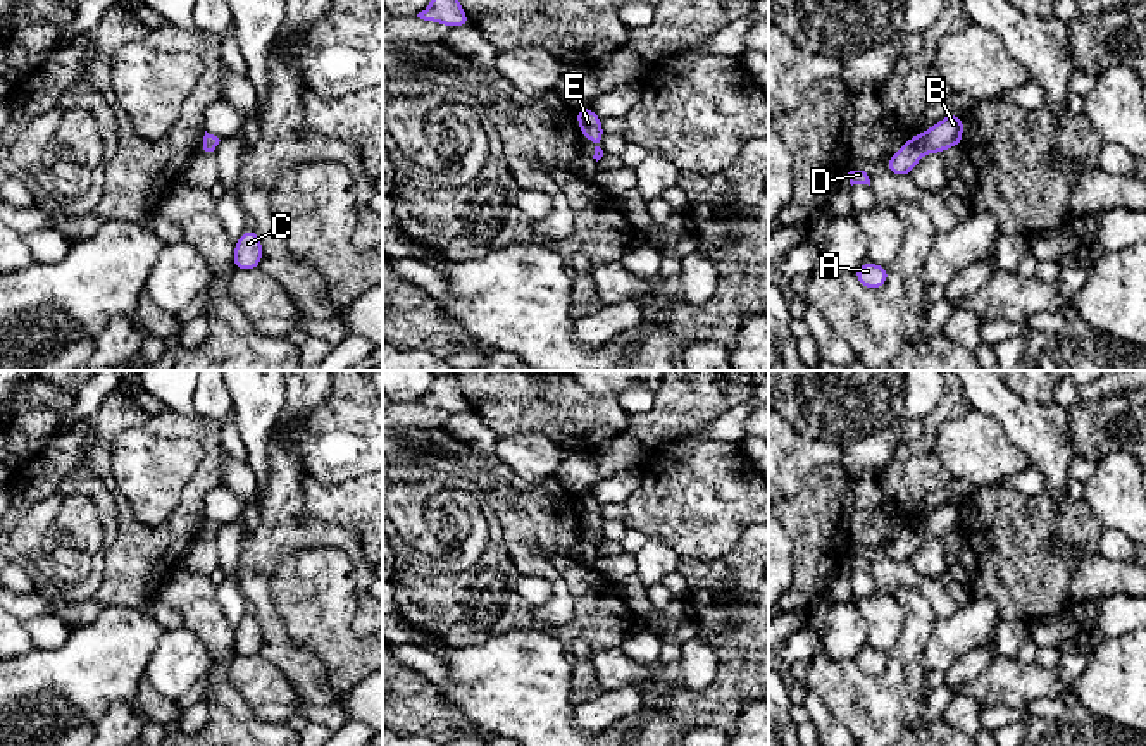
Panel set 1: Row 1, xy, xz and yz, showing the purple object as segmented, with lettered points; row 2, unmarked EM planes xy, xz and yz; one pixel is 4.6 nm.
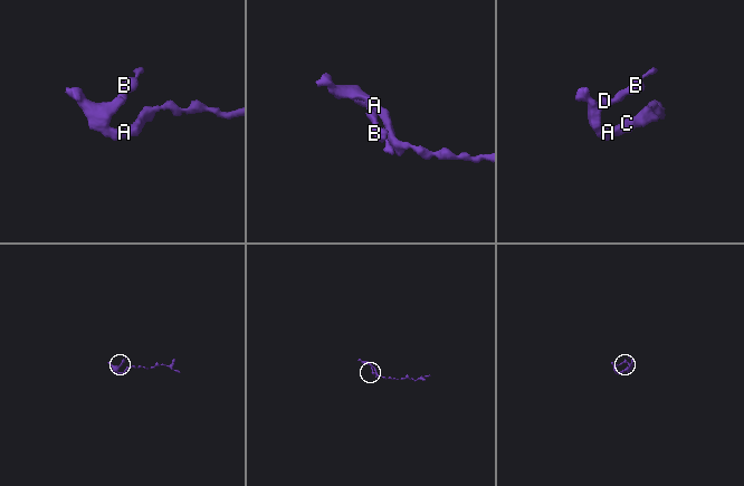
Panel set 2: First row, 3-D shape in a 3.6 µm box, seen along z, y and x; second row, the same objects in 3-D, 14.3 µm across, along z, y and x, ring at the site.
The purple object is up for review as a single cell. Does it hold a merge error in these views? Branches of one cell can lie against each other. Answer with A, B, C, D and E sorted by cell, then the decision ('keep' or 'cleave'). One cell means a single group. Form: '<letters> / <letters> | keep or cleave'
A B C D E | keep

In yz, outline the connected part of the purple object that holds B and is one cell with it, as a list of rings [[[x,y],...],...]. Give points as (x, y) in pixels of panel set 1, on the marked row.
[[[951,114],[943,117],[925,133],[908,138],[901,148],[889,157],[888,171],[893,176],[910,176],[912,169],[925,153],[943,153],[946,148],[962,146],[963,117]]]

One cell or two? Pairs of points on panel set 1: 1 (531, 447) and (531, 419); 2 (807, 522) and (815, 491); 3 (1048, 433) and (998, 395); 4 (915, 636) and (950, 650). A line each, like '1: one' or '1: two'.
1: two
2: one
3: one
4: two

